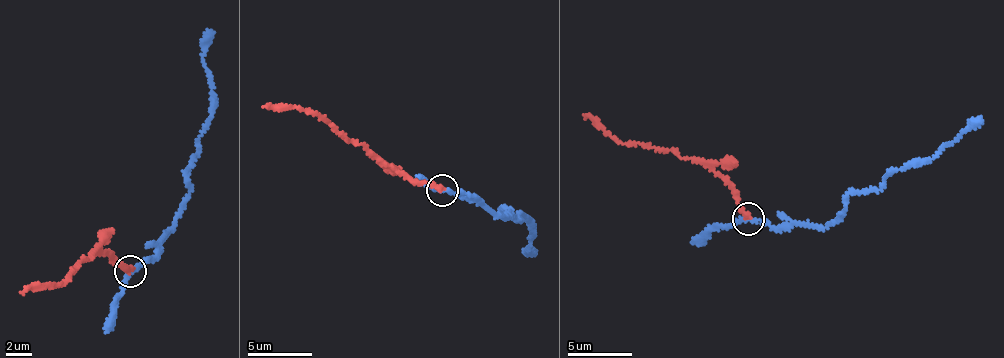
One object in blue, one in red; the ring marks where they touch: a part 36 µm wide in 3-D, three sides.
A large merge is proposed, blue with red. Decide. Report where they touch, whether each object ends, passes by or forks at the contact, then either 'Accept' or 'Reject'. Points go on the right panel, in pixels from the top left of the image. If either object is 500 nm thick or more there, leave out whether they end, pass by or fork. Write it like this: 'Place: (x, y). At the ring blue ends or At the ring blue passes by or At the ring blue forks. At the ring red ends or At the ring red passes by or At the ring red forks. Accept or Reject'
Place: (748, 218). At the ring blue passes by. At the ring red ends. Reject

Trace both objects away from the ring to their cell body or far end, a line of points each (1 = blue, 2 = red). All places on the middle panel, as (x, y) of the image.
1: (443, 191), (468, 193), (497, 215), (505, 216), (506, 206), (518, 220), (526, 218), (529, 253)
2: (440, 191), (409, 179), (316, 115), (295, 106), (263, 107)

